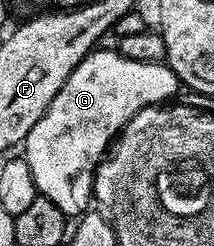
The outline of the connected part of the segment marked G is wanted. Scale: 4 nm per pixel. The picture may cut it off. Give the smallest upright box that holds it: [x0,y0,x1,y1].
[22,49,182,216]

